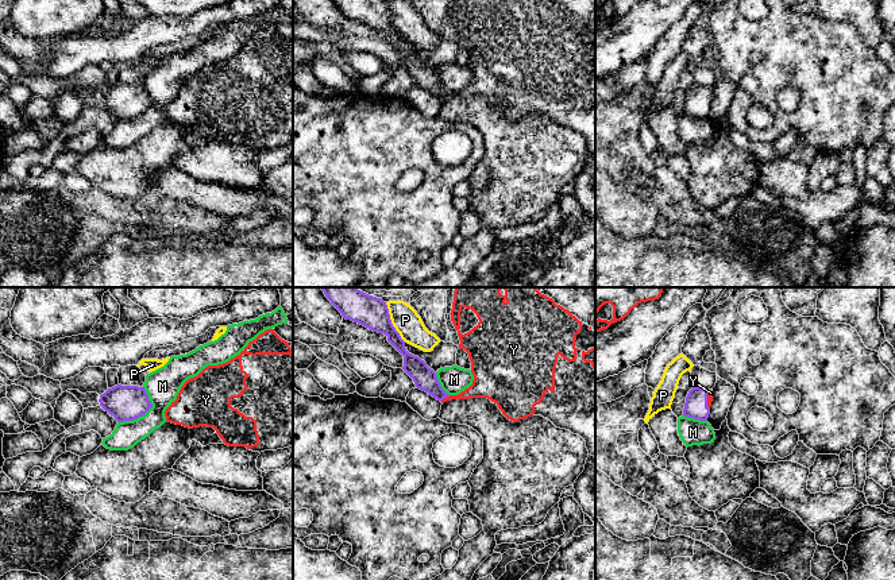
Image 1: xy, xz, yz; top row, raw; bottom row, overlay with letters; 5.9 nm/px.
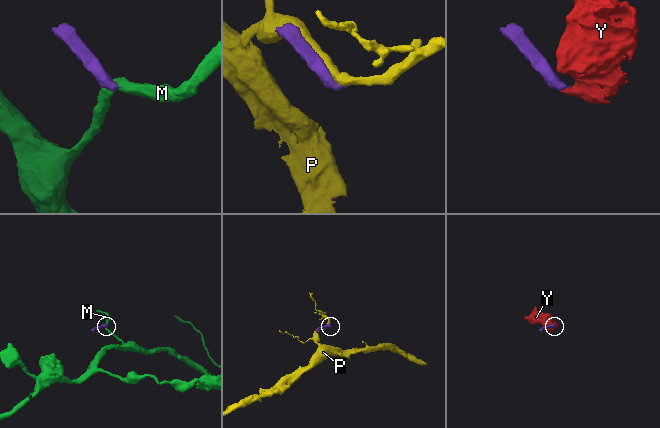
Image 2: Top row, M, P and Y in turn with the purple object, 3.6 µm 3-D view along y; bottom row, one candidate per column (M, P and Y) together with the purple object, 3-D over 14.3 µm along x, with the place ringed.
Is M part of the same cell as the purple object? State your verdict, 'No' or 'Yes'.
No

